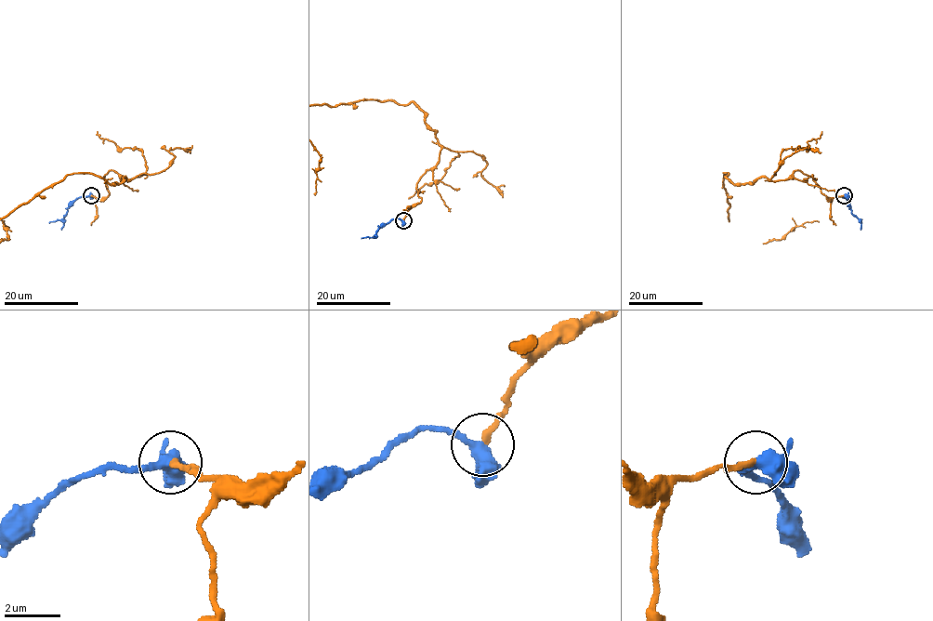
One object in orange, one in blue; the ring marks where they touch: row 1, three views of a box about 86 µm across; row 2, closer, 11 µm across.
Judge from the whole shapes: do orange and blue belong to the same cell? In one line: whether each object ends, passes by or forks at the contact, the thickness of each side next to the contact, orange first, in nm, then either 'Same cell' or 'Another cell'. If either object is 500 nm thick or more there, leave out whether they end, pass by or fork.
At the ring orange ends. At the ring blue forks. Thickness 220 nm (orange) against 360 nm. Same cell

